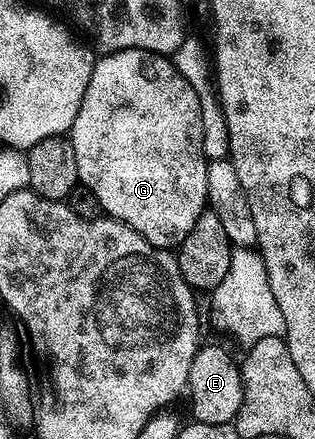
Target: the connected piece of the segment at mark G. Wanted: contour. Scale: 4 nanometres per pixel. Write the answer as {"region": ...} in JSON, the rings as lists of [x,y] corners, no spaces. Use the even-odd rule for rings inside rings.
{"region":[[[124,49],[118,53],[106,53],[98,56],[93,63],[91,83],[87,83],[87,91],[83,91],[83,103],[79,103],[79,111],[73,120],[71,140],[75,151],[77,164],[77,180],[80,184],[95,191],[95,199],[99,199],[102,214],[108,215],[114,221],[122,221],[131,227],[147,243],[160,249],[172,250],[180,246],[181,241],[195,225],[201,213],[206,212],[209,196],[207,195],[207,167],[209,161],[205,157],[205,129],[201,118],[201,103],[203,98],[196,94],[194,87],[183,77],[173,65],[172,60],[164,53],[152,53],[146,49]]]}

